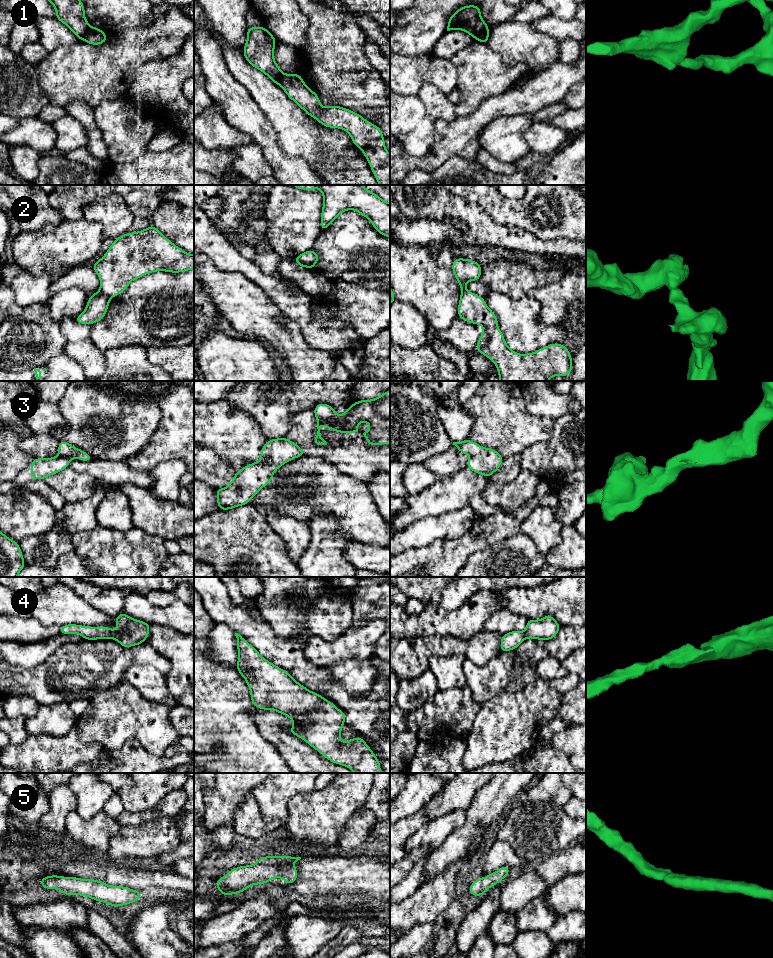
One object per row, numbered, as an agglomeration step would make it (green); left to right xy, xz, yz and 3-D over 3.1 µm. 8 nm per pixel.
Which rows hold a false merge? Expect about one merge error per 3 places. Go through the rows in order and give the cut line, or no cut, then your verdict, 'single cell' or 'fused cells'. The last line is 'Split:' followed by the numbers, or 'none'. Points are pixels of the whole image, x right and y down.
1: cut yz (488, 29), (479, 34), (475, 39); fused cells
2: cut xy (99, 290), (110, 298); fused cells
3: cut none; single cell
4: cut none; single cell
5: cut none; single cell
Split: 1, 2

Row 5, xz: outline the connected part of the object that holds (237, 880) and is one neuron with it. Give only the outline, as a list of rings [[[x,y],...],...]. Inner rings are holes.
[[[278,855],[260,857],[255,865],[233,868],[217,880],[215,887],[220,894],[229,896],[242,893],[252,885],[269,883],[274,878],[283,878],[285,883],[291,884],[298,878],[298,871],[293,864],[300,859]]]

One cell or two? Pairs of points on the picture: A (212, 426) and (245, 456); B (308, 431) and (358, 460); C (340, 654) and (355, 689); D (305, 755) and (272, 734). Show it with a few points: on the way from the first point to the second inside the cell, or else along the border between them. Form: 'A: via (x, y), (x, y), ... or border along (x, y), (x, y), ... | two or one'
A: via (220, 431), (237, 448) | one
B: via (313, 446), (318, 451), (343, 452) | one
C: border along (366, 658), (336, 661), (324, 666) | two
D: via (297, 753), (280, 738) | one

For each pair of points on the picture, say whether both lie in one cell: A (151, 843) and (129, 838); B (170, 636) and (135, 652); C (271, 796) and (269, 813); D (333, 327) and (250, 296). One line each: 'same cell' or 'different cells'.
A: same cell
B: different cells
C: same cell
D: different cells

